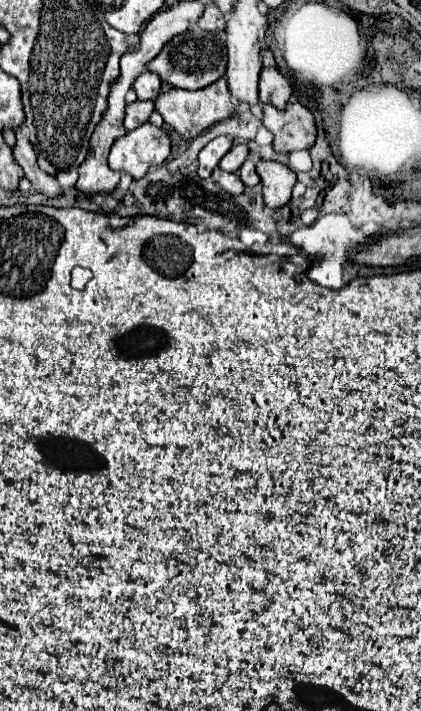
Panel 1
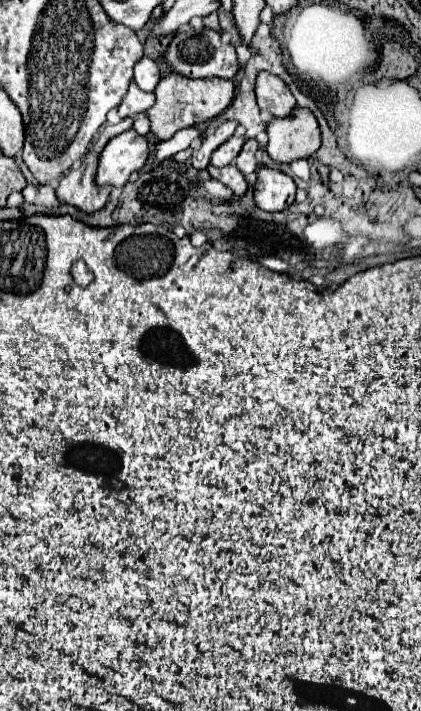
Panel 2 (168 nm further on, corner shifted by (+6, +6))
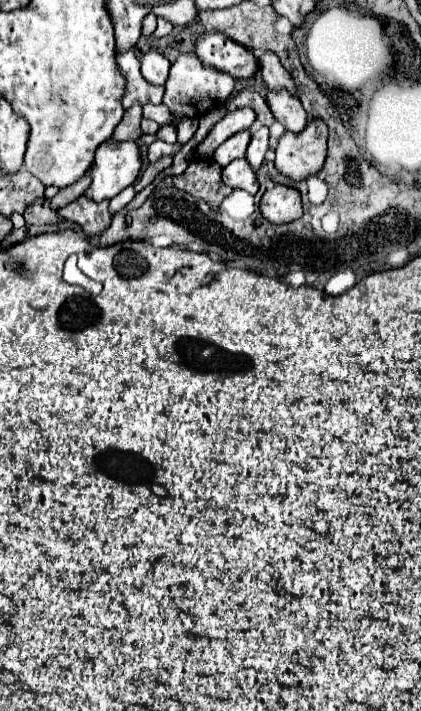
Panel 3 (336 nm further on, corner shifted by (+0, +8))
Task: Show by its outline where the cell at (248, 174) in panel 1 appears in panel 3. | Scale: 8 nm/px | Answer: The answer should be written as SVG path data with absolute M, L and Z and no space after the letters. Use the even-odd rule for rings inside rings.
M262 126L258 132L252 134L252 140L250 140L250 146L246 152L246 160L254 170L258 170L260 164L264 162L266 150L268 150L268 128Z

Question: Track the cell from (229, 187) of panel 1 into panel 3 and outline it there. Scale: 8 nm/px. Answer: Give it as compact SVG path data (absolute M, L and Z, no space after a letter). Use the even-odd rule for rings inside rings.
M234 160L230 166L226 166L222 170L222 180L230 188L242 188L242 190L246 190L250 194L258 192L256 174L250 168L250 164L246 164L246 160Z

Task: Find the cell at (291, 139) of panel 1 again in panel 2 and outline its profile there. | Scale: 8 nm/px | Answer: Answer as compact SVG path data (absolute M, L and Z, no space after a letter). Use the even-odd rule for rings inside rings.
M296 108L288 118L272 118L266 132L270 138L266 152L280 164L310 158L322 142L318 120L306 108Z

